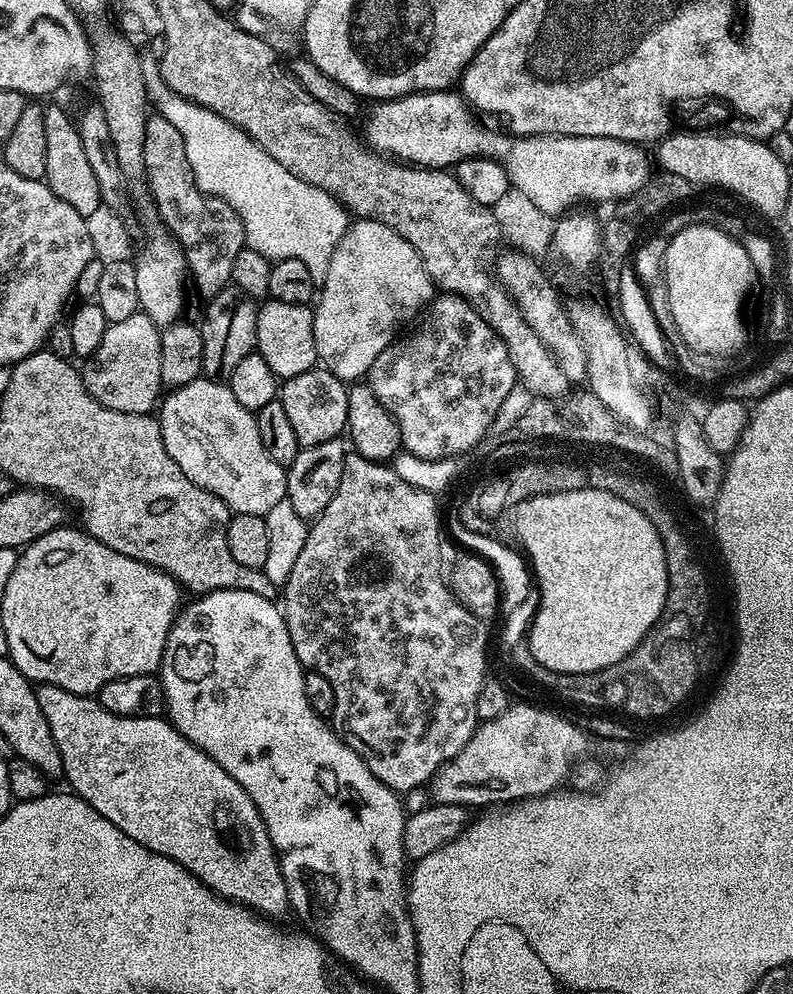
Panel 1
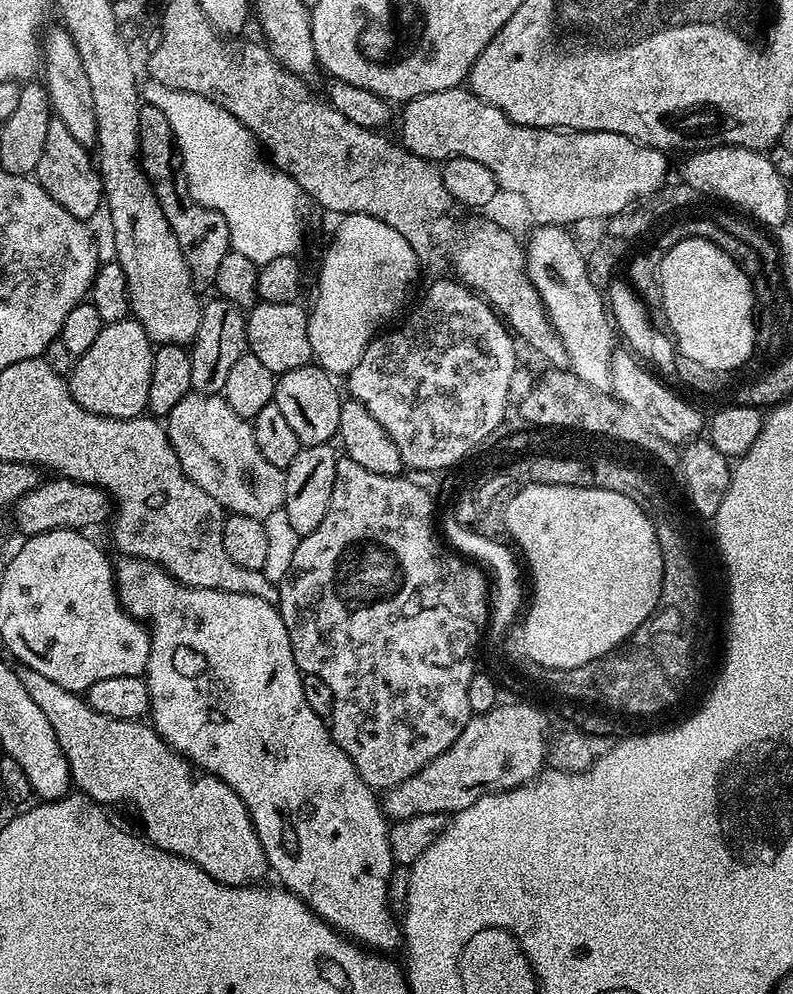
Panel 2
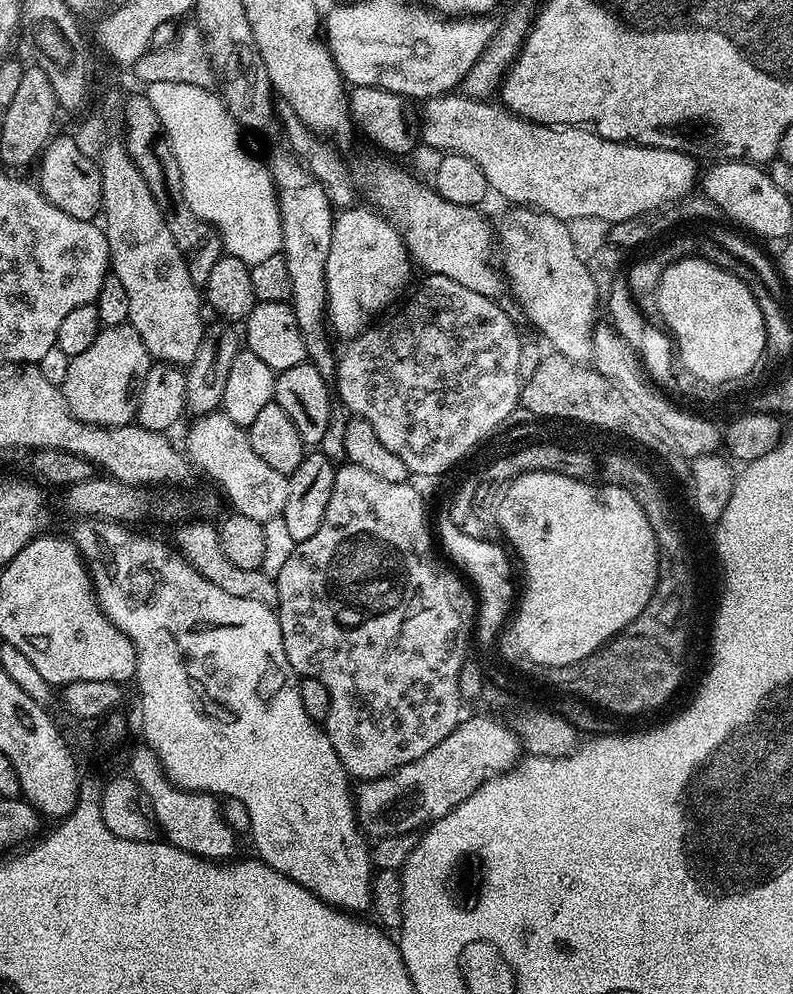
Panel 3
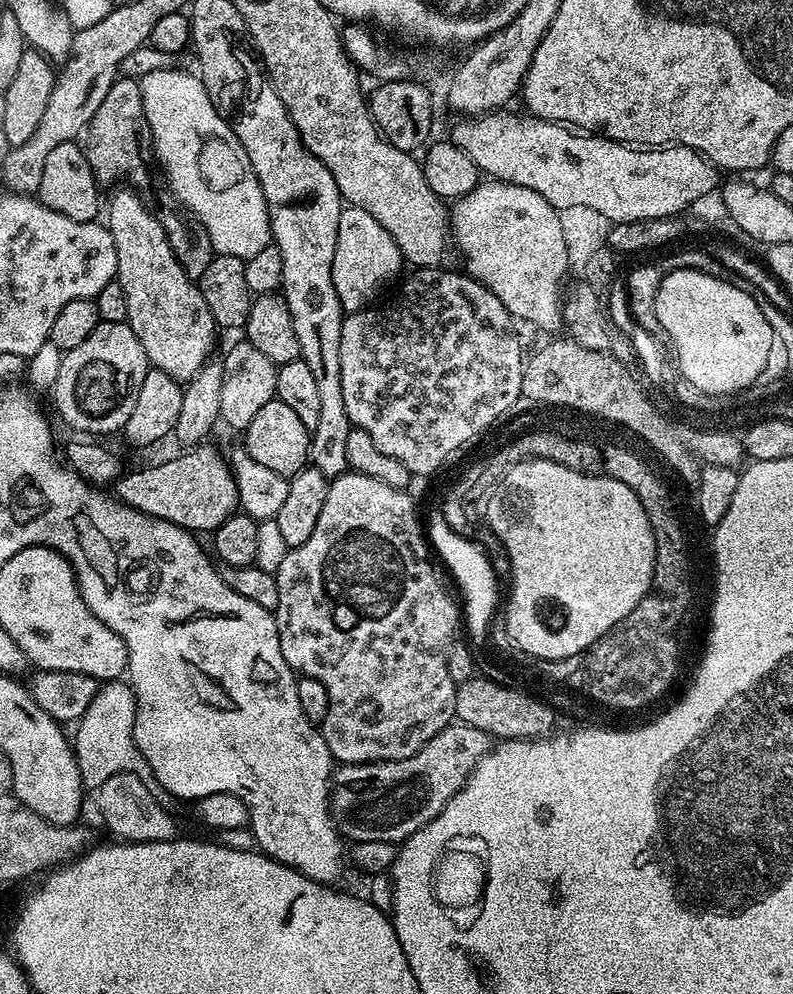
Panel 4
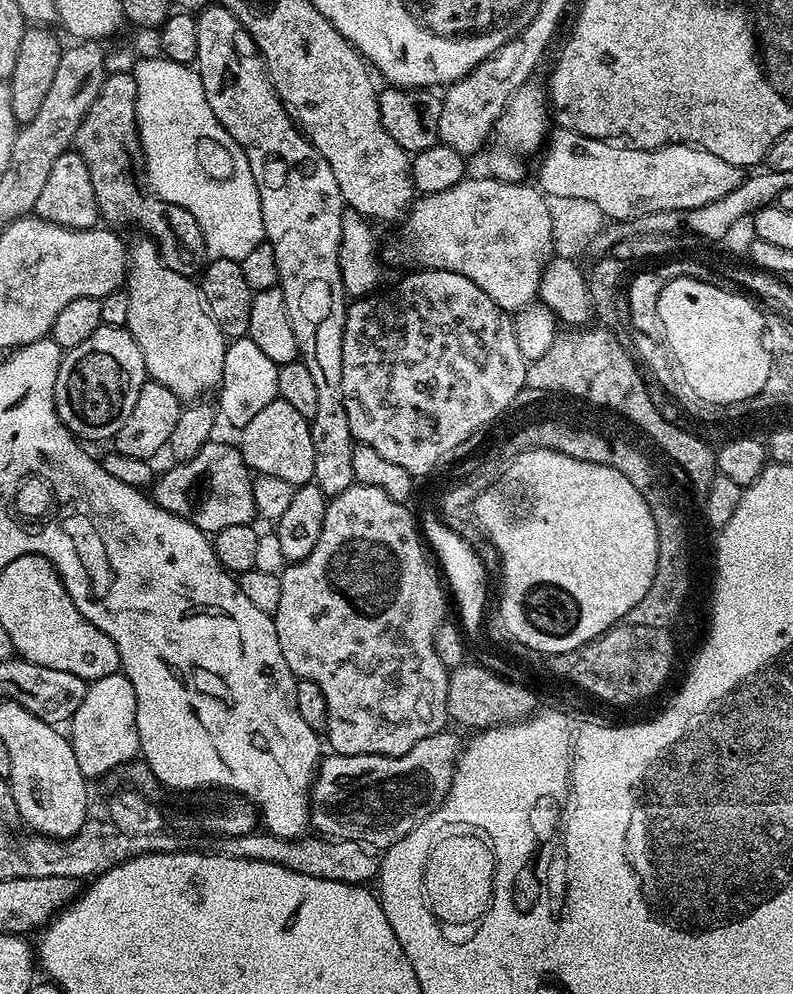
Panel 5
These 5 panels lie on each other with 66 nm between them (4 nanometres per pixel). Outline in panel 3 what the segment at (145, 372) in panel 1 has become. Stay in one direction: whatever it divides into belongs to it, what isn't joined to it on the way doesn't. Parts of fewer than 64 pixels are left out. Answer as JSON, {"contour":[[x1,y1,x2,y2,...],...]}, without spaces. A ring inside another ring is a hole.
{"contour":[[114,324,111,326,101,327,98,338,94,338,94,343,92,343,90,347,82,354,78,354,77,356,73,356,71,359,69,359,68,369,66,370,66,378,64,379,64,383,62,385,62,391,64,393,64,404,74,418,78,418,87,424,97,424,99,428,117,428,123,424,131,424,133,421,135,421,136,418,136,403,140,397,142,382,148,373,149,363,150,357,148,355,148,351,146,350,146,346,142,342,142,338,138,338,138,330,134,330,131,324]]}

